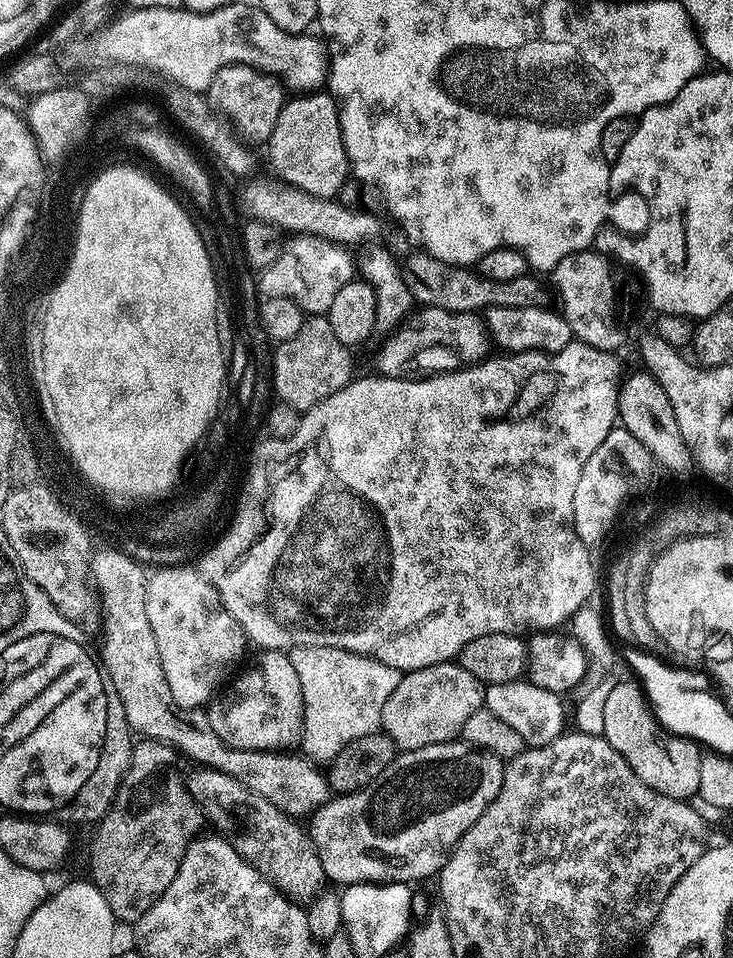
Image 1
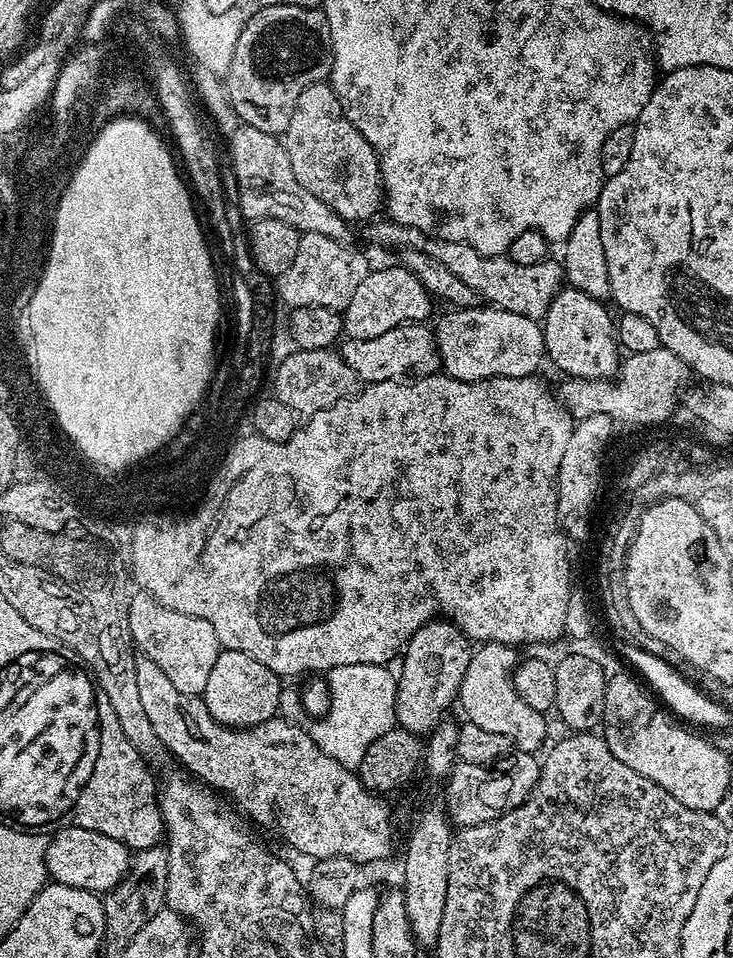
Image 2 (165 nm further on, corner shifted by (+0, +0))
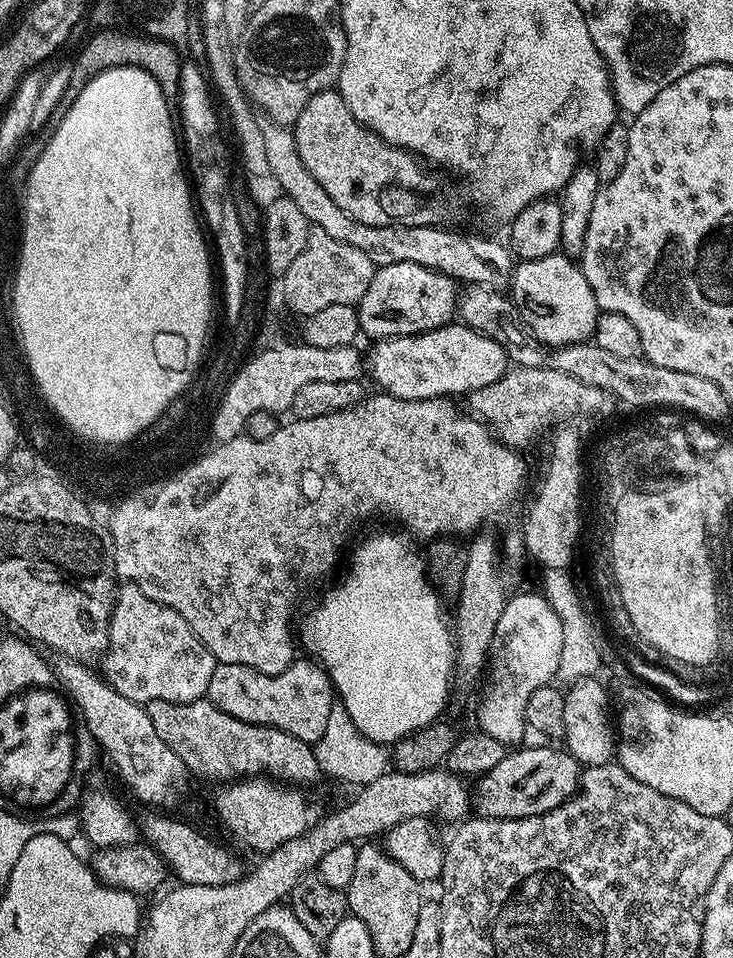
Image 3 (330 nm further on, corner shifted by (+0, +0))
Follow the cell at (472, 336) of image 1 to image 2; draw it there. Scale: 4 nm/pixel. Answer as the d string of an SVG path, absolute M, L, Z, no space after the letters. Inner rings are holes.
M424 322L403 324L394 326L394 330L386 330L386 334L378 334L378 338L345 339L339 345L338 351L346 365L354 370L354 374L365 385L381 384L387 380L401 381L403 378L430 376L433 375L434 361L437 359L438 353L433 329L427 328L428 326Z

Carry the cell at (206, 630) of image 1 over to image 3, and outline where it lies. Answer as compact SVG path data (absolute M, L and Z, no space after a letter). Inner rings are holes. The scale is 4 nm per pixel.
M124 582L116 593L116 607L112 609L112 618L108 622L108 651L102 657L102 676L109 686L118 690L122 698L130 698L135 704L148 705L151 700L185 704L207 697L210 678L216 669L217 660L204 643L196 637L194 630L178 614L178 610L170 610L170 606L162 606L154 602L138 586Z

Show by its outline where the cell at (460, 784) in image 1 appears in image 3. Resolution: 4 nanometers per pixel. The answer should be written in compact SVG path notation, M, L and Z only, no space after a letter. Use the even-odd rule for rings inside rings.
M517 747L494 770L479 777L477 784L480 785L474 788L475 815L485 820L517 820L546 814L576 795L581 771L582 766L563 747Z

